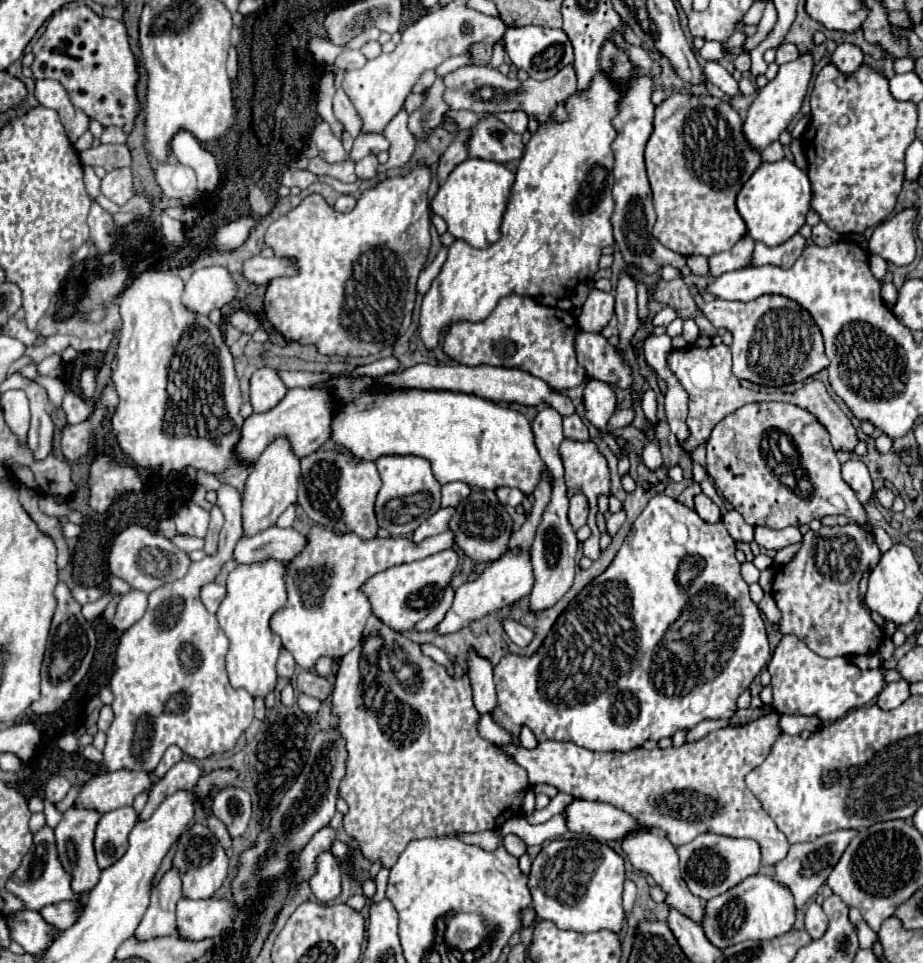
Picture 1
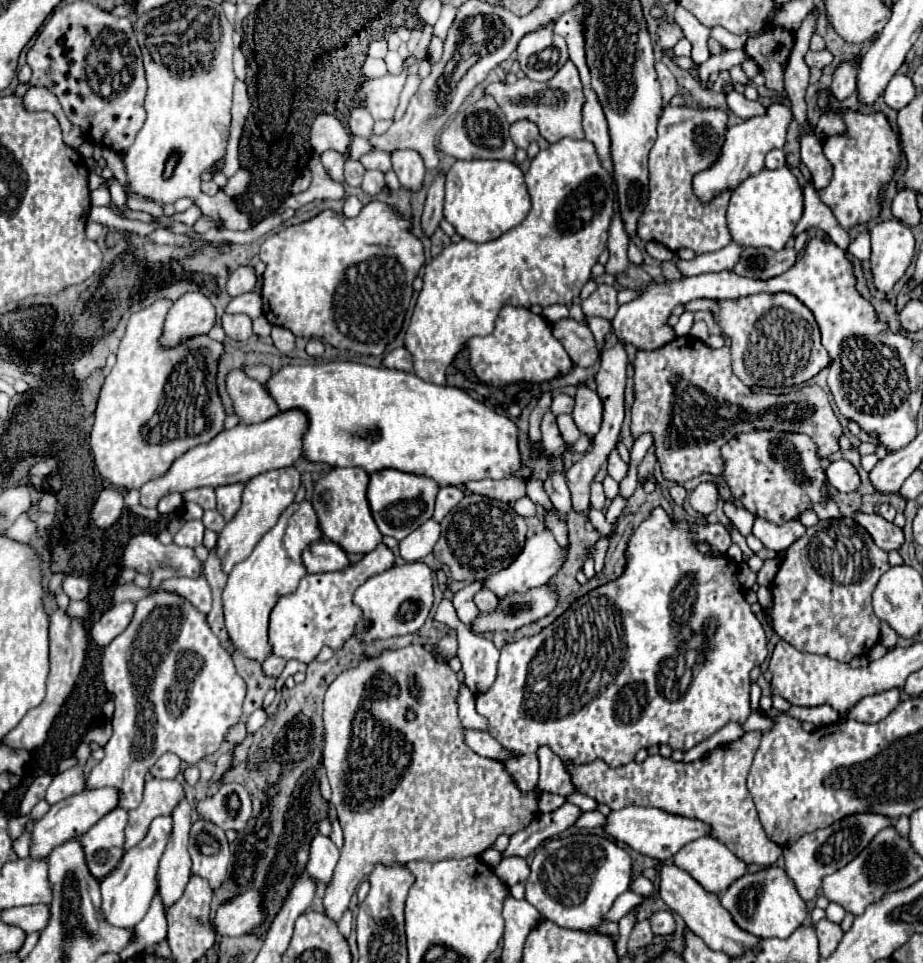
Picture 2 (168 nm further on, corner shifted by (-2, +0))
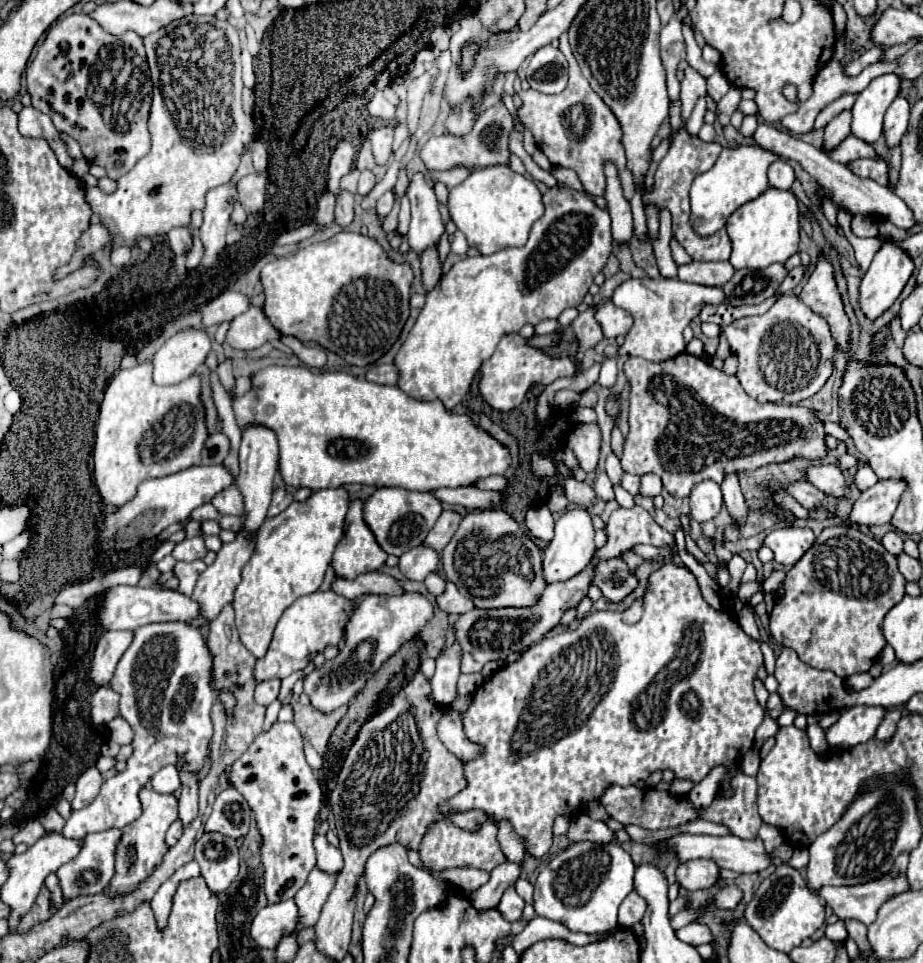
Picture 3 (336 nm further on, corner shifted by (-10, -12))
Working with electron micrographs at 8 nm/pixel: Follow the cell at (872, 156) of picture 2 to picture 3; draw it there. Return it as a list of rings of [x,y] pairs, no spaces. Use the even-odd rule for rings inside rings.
[[[877,157],[877,159],[855,159],[855,161],[847,163],[847,167],[857,177],[873,179],[883,187],[889,185],[889,163],[883,157]]]

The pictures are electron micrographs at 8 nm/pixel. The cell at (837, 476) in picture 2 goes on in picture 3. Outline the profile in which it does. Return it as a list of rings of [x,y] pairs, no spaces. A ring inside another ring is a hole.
[[[817,465],[807,469],[807,481],[819,487],[823,493],[833,495],[837,499],[847,499],[849,495],[849,483],[845,481],[845,475],[835,465]]]

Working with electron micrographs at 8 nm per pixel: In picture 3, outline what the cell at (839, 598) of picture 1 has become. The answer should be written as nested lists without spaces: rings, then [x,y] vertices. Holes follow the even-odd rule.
[[[835,525],[835,527],[827,527],[821,531],[821,535],[815,539],[813,547],[791,567],[791,571],[787,573],[785,577],[785,583],[783,583],[783,589],[785,593],[779,597],[779,601],[775,603],[773,611],[771,611],[771,635],[777,643],[785,645],[785,647],[791,647],[801,661],[805,661],[807,665],[815,667],[815,669],[829,669],[841,677],[851,677],[855,673],[865,673],[871,669],[871,665],[877,661],[879,653],[883,651],[883,647],[887,645],[883,633],[881,633],[881,623],[883,623],[883,615],[895,605],[899,603],[899,599],[903,599],[905,595],[905,579],[903,575],[899,573],[897,569],[897,563],[895,563],[895,557],[883,547],[881,541],[877,541],[873,535],[867,535],[867,533],[861,533],[857,527],[847,527],[847,525]]]

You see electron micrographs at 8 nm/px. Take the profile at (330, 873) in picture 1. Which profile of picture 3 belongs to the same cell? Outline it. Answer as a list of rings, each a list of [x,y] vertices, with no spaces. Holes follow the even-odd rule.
[[[315,835],[313,847],[315,847],[315,853],[317,853],[317,869],[331,873],[331,875],[337,875],[343,869],[341,851],[337,847],[329,845],[325,835]]]

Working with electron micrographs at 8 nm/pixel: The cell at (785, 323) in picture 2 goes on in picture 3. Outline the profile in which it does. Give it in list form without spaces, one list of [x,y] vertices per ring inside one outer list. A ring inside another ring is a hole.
[[[783,295],[765,315],[741,317],[725,329],[731,353],[739,359],[737,377],[755,401],[799,403],[815,395],[833,373],[835,341],[829,325],[799,297]]]

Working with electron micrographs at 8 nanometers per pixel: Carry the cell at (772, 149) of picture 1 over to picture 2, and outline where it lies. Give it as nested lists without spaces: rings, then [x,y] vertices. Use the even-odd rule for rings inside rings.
[[[773,149],[765,157],[765,169],[779,169],[785,165],[785,153],[783,149]]]

